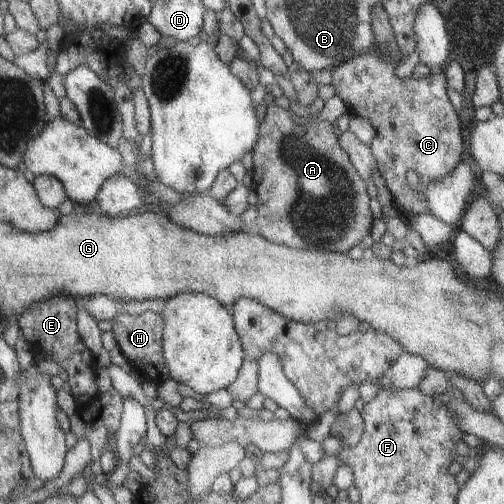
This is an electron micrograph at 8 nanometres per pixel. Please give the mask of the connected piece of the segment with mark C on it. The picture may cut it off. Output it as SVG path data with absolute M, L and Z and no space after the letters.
M379 4L373 6L370 19L373 40L379 47L385 48L384 55L380 57L377 50L371 50L371 52L361 52L357 56L351 56L331 70L330 84L334 88L334 94L345 102L350 114L361 116L361 120L367 120L374 128L375 134L369 142L369 150L371 150L373 158L377 160L378 172L392 196L393 205L401 208L400 211L397 211L398 215L404 215L405 212L409 212L409 214L427 212L428 204L424 198L420 198L421 190L409 188L405 174L407 171L415 172L419 188L424 188L431 184L433 180L443 178L445 174L449 174L456 167L456 164L462 160L461 154L463 153L459 119L457 119L456 111L448 101L445 92L445 77L442 72L430 73L423 78L407 76L403 80L395 76L395 67L399 66L400 63L397 60L397 46L395 46L385 12Z

